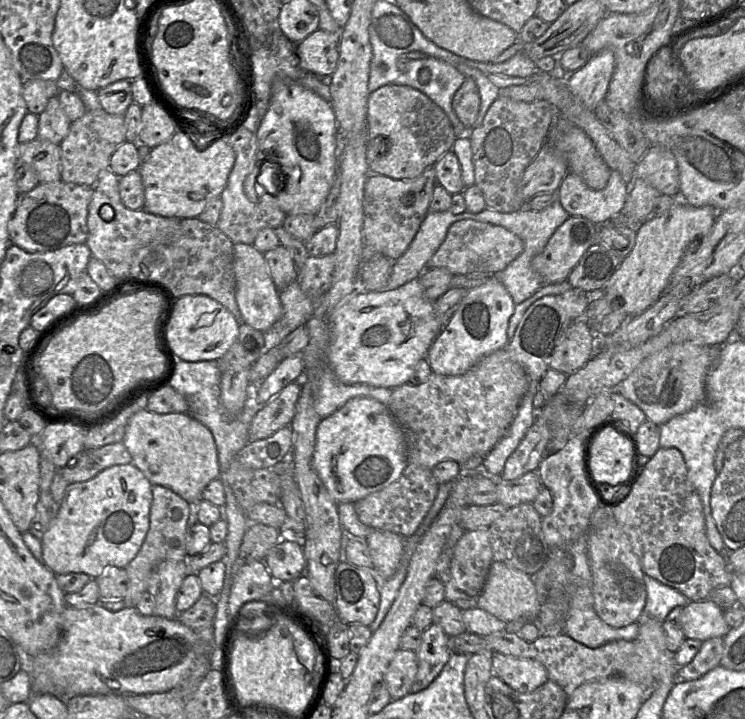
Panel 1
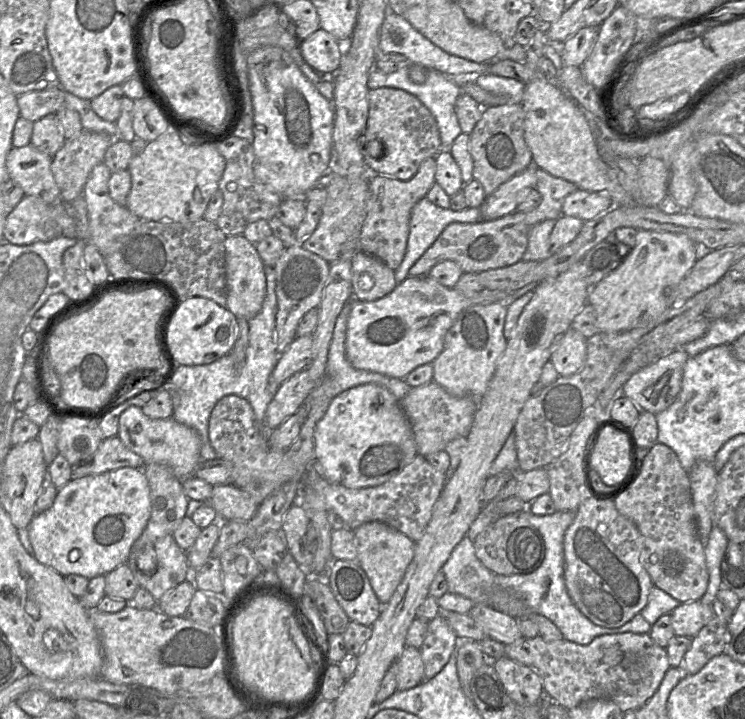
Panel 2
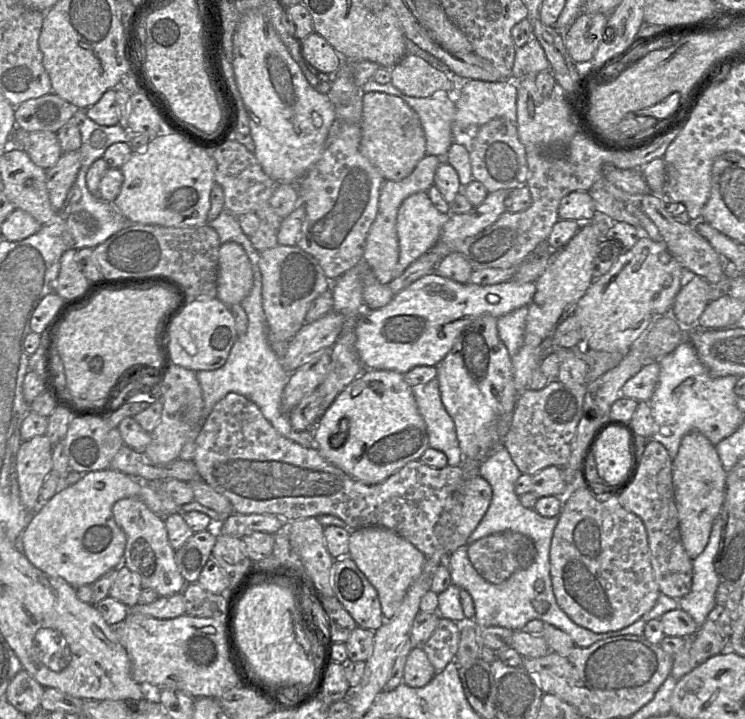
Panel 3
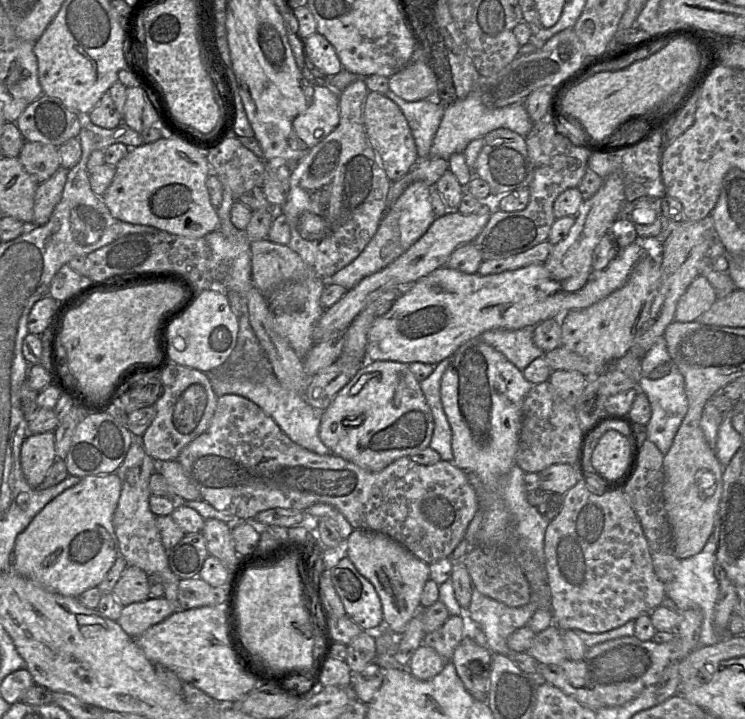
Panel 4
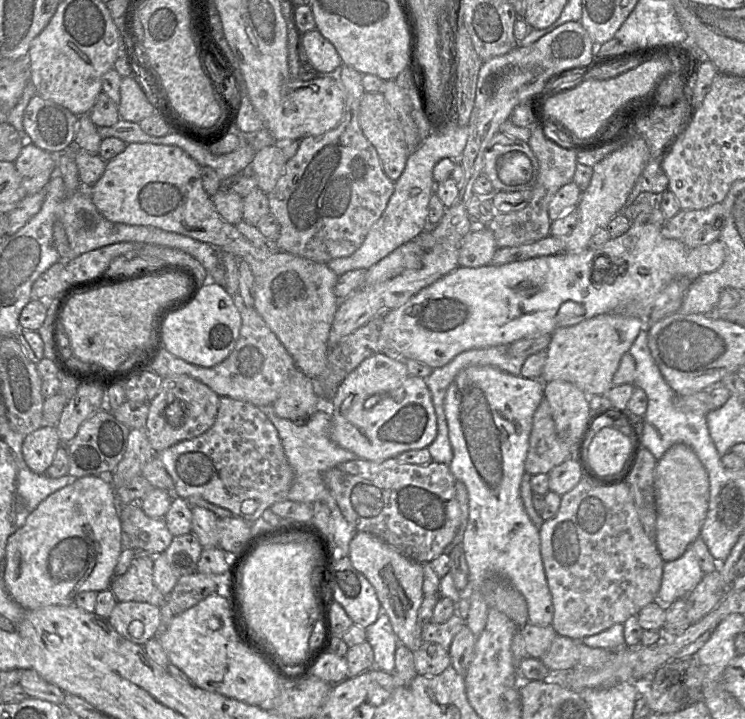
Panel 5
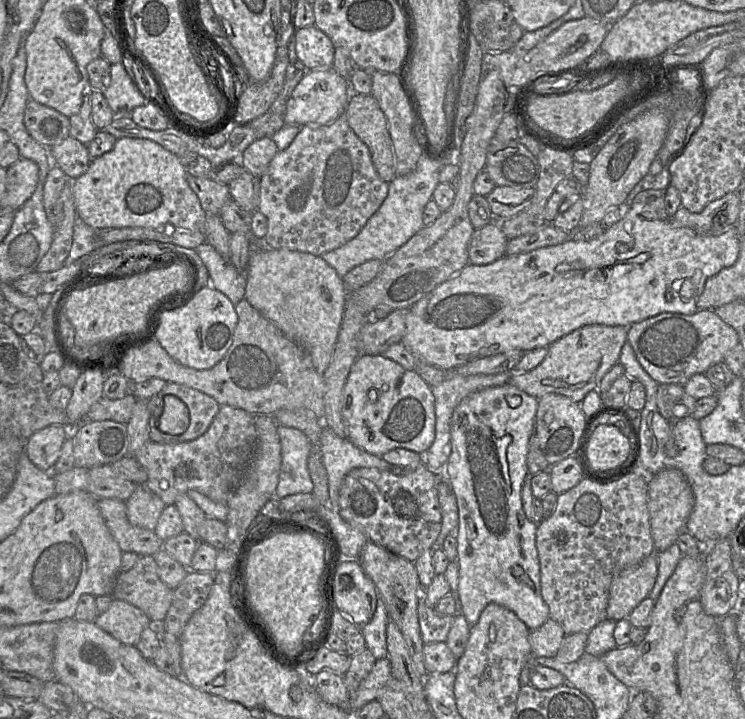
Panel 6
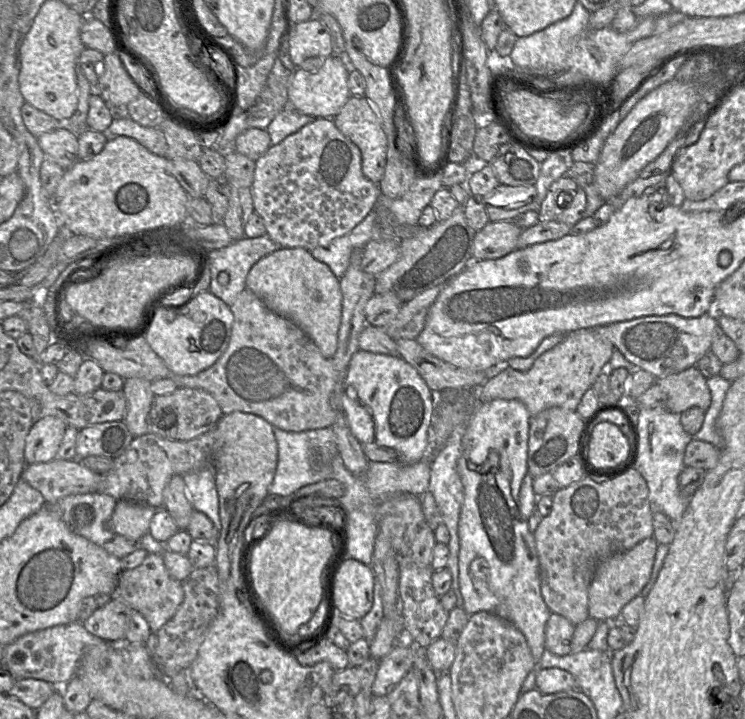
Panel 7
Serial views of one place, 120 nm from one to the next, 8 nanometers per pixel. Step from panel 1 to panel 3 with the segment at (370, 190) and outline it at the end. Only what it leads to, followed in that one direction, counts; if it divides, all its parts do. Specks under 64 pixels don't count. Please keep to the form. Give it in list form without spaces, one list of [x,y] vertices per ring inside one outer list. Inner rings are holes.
[[[425,155],[409,176],[399,181],[386,180],[381,187],[377,215],[367,234],[362,262],[382,284],[388,284],[393,280],[392,270],[399,259],[399,240],[396,228],[399,207],[410,195],[426,192],[434,185],[435,172],[442,159],[434,155]]]

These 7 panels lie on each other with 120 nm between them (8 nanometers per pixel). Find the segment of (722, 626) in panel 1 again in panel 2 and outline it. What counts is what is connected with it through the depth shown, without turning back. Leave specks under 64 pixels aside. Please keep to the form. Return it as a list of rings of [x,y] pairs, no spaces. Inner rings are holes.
[[[695,602],[682,603],[671,612],[675,636],[695,637],[715,617],[712,605]]]

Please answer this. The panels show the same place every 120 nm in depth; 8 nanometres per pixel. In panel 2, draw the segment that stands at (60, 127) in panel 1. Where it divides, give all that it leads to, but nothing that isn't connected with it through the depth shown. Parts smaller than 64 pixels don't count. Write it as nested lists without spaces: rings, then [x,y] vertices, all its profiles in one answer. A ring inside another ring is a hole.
[[[55,114],[33,122],[30,144],[40,152],[53,157],[65,142],[65,137]]]

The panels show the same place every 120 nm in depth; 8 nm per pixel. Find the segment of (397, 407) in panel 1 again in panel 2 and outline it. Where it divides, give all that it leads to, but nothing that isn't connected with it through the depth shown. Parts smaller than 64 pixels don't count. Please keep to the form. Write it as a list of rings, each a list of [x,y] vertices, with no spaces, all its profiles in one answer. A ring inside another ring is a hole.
[[[432,380],[412,387],[400,400],[400,405],[411,424],[418,454],[426,457],[444,450],[456,438],[467,438],[478,409],[478,399],[473,396],[453,396]]]

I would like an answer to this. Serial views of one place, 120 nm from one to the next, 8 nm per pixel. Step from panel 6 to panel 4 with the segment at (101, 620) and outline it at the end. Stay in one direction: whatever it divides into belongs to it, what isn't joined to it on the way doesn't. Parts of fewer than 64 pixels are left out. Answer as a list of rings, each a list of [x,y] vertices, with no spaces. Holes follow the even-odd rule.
[[[165,597],[148,598],[124,606],[117,623],[129,636],[137,638],[151,626],[164,621],[177,609],[178,600],[177,603],[172,603]]]

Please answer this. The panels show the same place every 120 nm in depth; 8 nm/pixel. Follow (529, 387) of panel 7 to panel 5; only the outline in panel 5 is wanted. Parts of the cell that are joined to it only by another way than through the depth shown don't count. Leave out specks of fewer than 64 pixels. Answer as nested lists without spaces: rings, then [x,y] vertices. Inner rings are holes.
[[[607,313],[579,324],[556,329],[546,349],[547,359],[540,380],[544,383],[562,380],[574,384],[586,395],[603,395],[613,385],[621,357],[645,327],[645,321],[635,315]]]

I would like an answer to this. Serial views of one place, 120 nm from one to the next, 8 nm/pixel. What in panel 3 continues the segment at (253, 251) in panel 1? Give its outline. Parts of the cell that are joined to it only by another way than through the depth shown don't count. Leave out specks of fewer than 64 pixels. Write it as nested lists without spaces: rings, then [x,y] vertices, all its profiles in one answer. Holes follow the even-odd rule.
[[[236,242],[220,245],[217,298],[227,306],[240,304],[253,287],[253,268],[244,248]]]

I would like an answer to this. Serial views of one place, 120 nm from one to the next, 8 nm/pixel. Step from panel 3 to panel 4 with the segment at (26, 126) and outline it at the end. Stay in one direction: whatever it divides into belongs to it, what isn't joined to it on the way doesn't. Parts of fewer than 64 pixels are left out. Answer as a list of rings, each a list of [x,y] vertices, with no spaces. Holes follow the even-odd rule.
[[[43,94],[24,109],[15,124],[25,141],[59,147],[79,135],[81,117],[59,99]]]

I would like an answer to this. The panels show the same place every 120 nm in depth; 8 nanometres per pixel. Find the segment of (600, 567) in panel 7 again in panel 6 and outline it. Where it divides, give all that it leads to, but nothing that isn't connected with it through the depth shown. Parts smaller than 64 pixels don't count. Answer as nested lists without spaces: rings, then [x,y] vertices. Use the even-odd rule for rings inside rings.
[[[656,550],[640,563],[618,573],[612,580],[606,619],[619,621],[629,614],[649,596],[658,572]]]

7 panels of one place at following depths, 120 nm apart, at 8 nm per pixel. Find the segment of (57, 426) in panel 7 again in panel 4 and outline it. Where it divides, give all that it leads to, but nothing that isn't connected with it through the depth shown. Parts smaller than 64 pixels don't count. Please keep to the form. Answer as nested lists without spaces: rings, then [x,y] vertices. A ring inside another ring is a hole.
[[[54,432],[29,434],[20,449],[20,465],[26,482],[37,488],[55,461]]]

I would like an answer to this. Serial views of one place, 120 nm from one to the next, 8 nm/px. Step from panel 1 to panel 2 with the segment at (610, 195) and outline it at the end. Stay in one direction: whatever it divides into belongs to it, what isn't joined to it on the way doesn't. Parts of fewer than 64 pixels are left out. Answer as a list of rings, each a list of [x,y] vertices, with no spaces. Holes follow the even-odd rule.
[[[578,189],[564,199],[562,215],[589,221],[614,206],[614,202],[608,194],[598,194]]]

